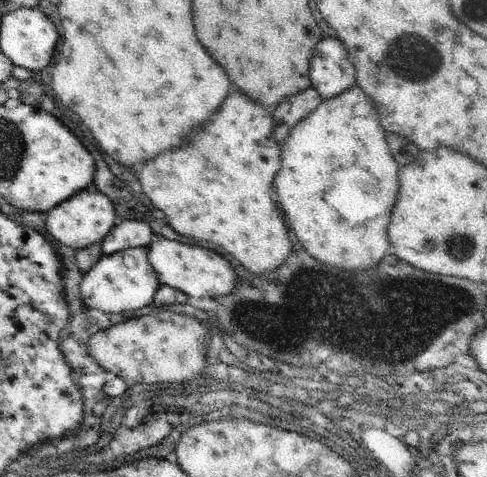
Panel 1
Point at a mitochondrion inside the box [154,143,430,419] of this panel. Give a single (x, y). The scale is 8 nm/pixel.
(332, 328)

